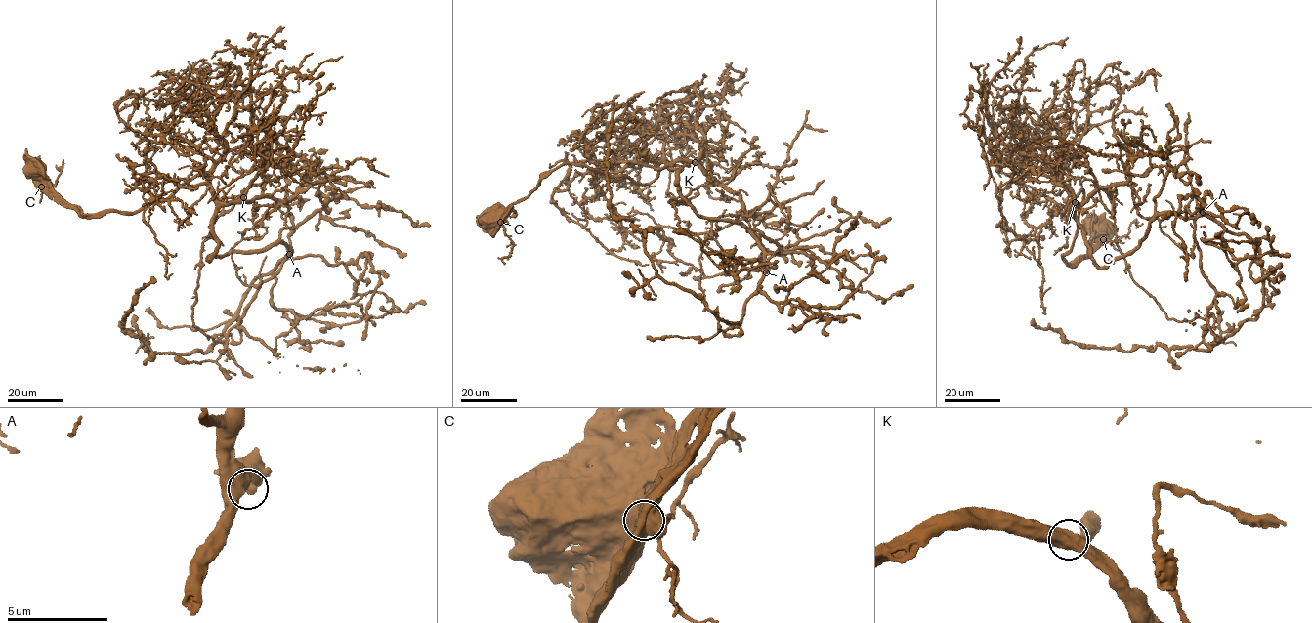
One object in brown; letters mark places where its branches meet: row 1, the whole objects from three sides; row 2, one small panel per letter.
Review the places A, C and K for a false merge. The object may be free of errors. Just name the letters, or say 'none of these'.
C

